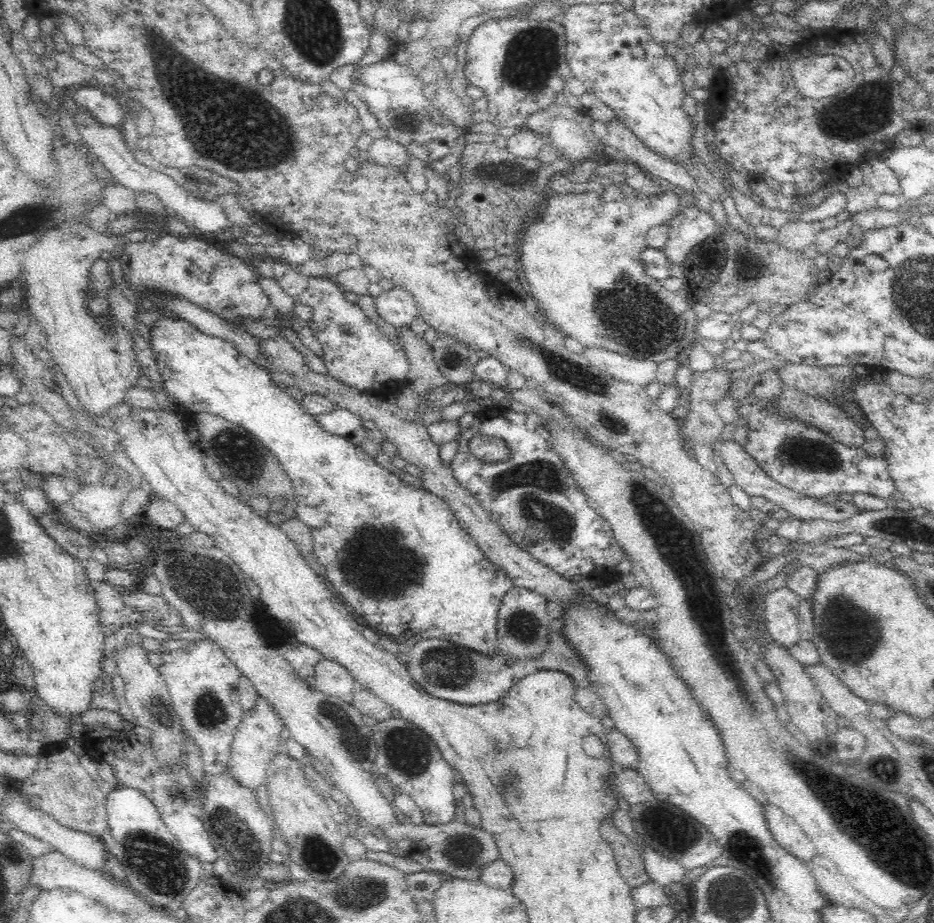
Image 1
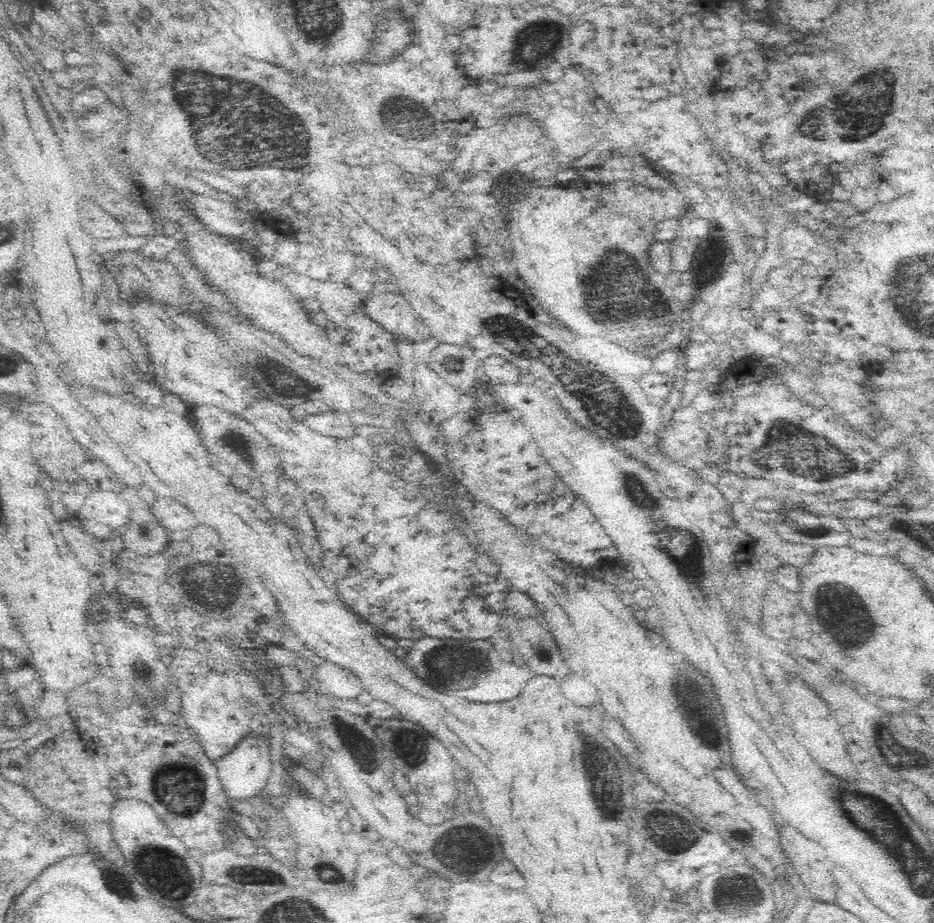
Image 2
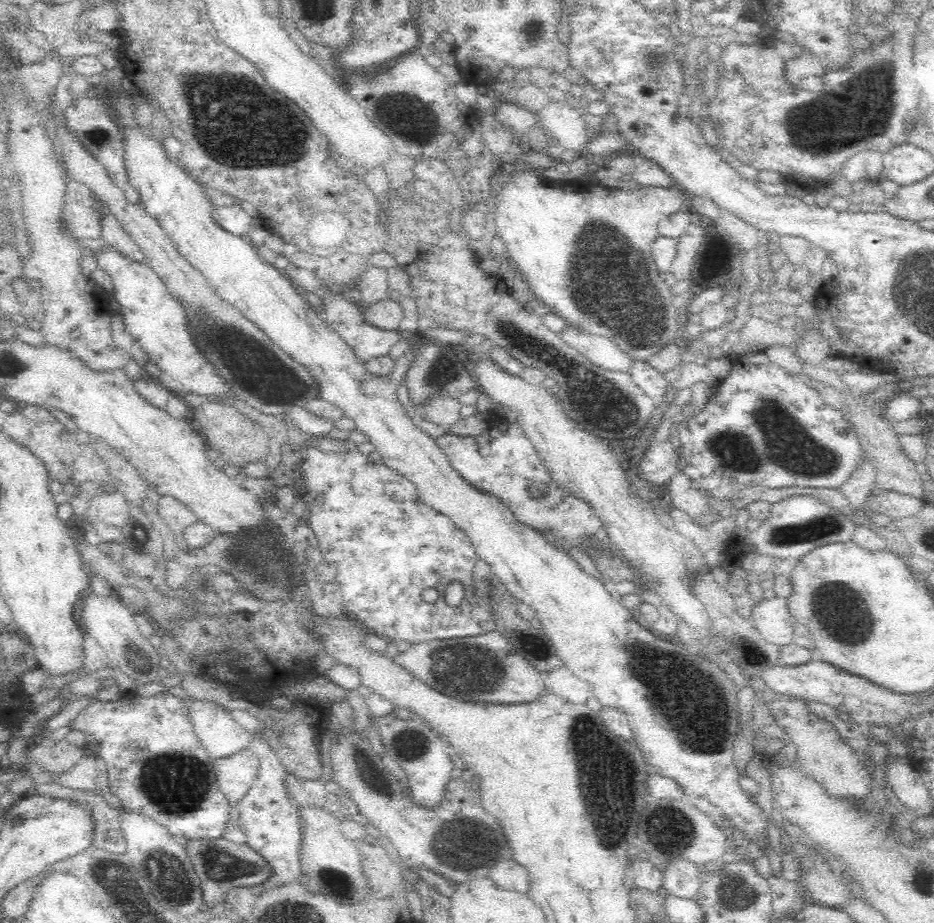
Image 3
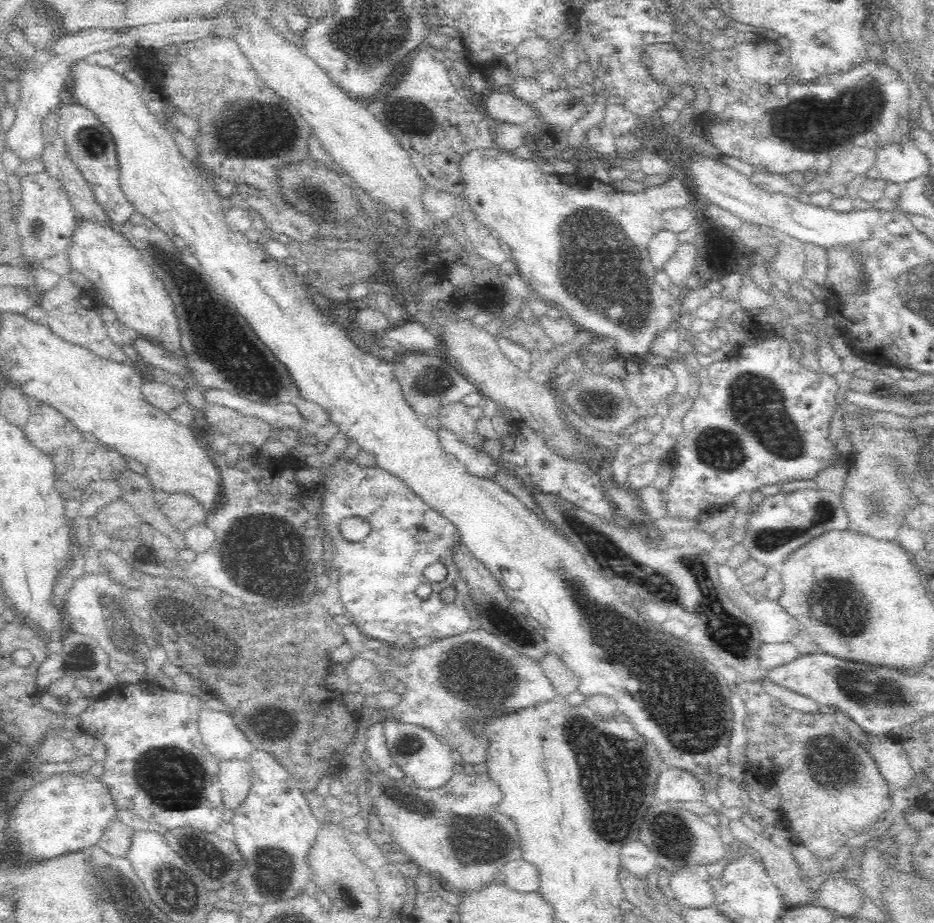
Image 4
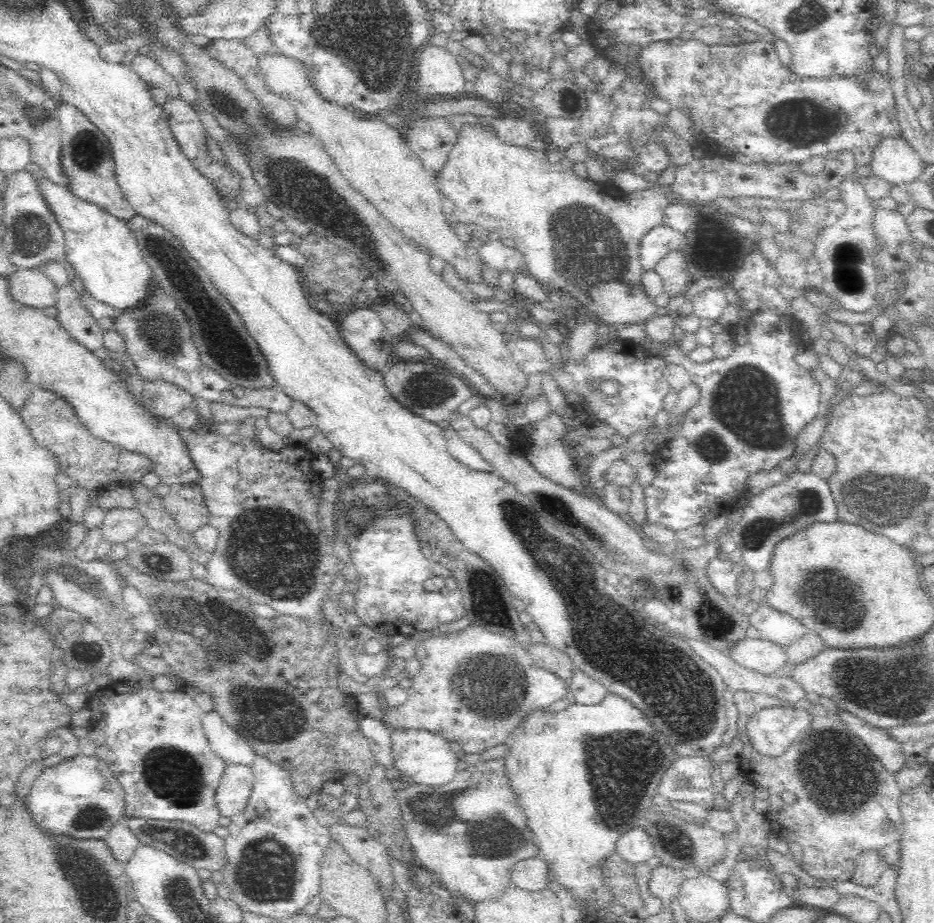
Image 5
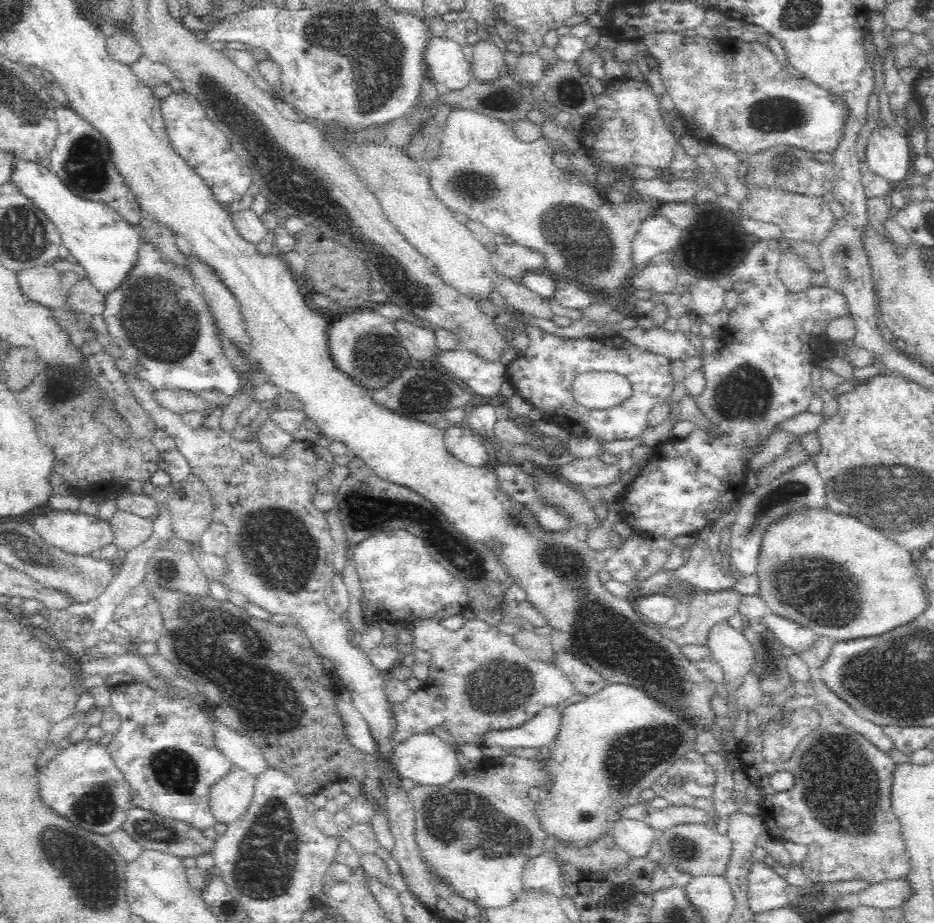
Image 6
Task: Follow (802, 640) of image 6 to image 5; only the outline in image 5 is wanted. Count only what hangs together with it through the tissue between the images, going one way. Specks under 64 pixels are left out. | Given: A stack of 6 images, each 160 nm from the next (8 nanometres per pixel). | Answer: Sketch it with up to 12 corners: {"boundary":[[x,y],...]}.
{"boundary":[[770,606],[750,615],[752,626],[784,646],[806,631],[796,618]]}

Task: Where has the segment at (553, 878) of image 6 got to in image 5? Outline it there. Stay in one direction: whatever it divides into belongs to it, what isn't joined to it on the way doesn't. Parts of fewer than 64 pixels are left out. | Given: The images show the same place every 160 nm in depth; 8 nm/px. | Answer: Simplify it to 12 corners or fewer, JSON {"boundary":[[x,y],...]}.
{"boundary":[[534,856],[516,861],[510,880],[516,888],[544,890],[546,864]]}

